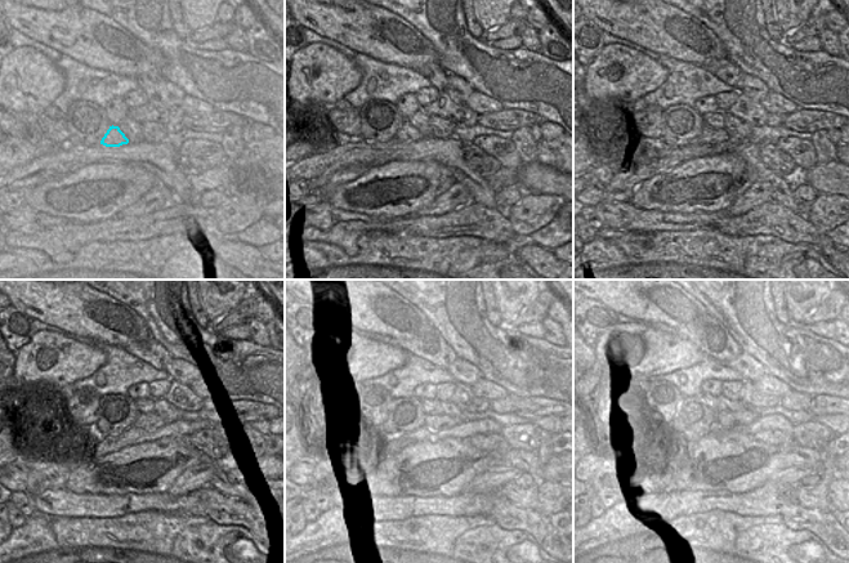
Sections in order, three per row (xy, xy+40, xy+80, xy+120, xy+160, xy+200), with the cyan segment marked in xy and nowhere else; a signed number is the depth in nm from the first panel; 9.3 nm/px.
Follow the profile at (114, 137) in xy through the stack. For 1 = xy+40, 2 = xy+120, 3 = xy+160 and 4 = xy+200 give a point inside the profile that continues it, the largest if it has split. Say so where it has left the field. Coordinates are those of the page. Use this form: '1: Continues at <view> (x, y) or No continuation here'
1: Continues at xy+40 (407, 133)
2: Continues at xy+120 (151, 421)
3: Continues at xy+160 (438, 423)
4: Continues at xy+200 (725, 420).

